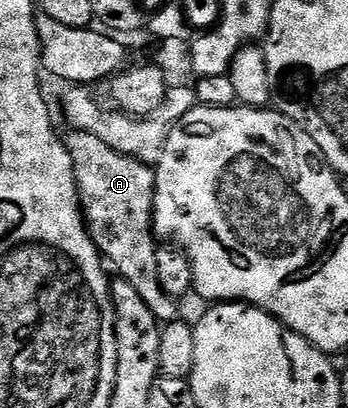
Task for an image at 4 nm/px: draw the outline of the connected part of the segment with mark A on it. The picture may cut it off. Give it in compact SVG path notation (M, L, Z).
M70 131L67 134L65 134L64 140L66 149L72 155L78 201L82 204L82 216L86 223L86 230L94 240L94 245L108 262L109 268L115 274L118 272L117 276L121 280L127 281L140 295L140 299L144 299L144 303L148 303L148 311L152 311L152 315L156 315L159 323L179 320L179 302L173 297L164 295L164 289L160 287L160 279L156 276L156 251L159 246L156 244L154 235L155 170L143 161L137 161L134 157L129 157L108 147L108 143L104 143L104 139L96 139L96 135L81 131Z

